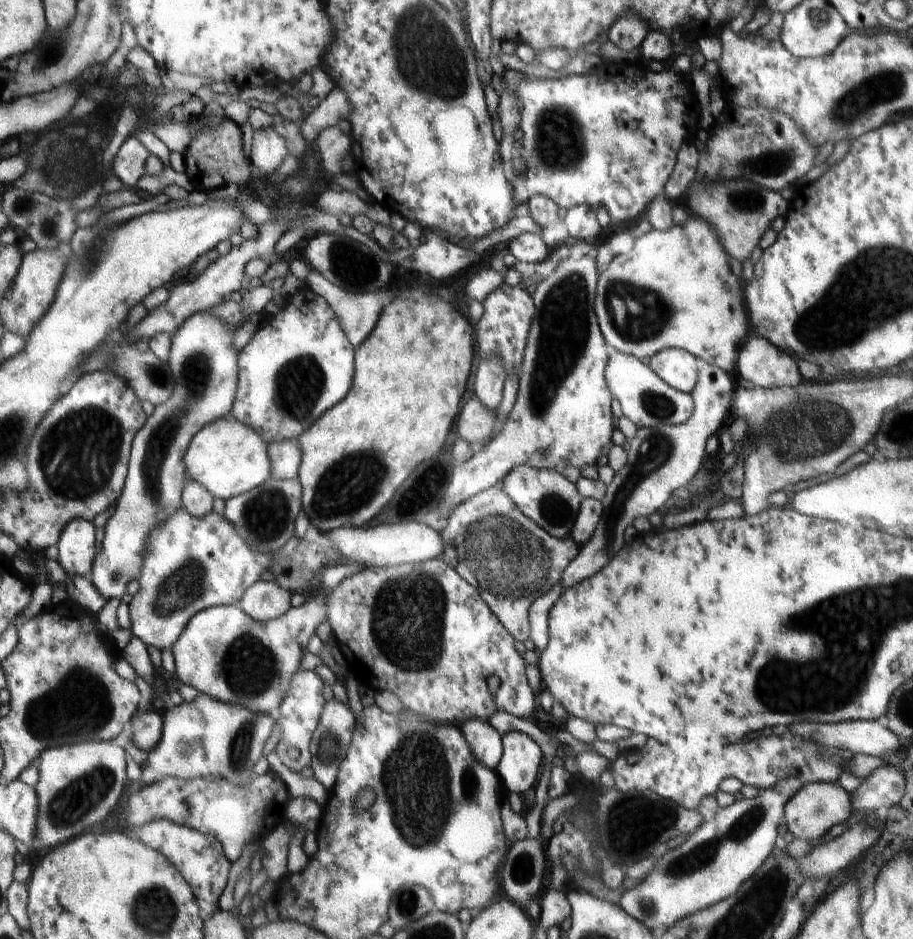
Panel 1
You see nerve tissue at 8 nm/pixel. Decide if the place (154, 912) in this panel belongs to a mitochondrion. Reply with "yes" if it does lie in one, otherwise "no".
yes

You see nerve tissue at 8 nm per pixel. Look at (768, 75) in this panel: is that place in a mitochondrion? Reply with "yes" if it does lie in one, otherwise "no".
no

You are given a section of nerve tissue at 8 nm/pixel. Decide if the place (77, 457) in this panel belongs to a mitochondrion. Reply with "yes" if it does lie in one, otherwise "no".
yes

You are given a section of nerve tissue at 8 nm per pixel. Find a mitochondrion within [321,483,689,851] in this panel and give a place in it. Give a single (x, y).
(410, 619)

